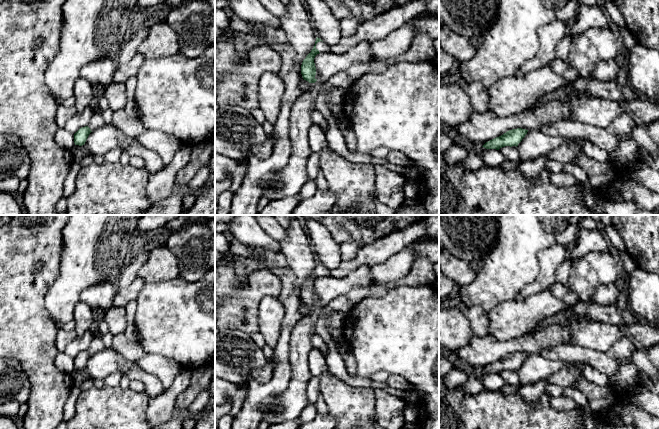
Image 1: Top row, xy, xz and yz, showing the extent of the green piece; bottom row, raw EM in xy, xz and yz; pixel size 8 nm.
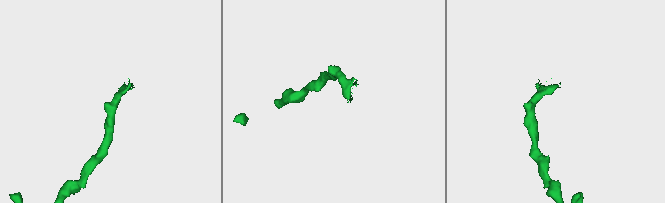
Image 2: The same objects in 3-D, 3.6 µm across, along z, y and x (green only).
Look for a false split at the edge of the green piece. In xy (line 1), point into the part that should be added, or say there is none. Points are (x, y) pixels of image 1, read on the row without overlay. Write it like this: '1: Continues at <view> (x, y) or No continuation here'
1: Continues at xy (97, 344)

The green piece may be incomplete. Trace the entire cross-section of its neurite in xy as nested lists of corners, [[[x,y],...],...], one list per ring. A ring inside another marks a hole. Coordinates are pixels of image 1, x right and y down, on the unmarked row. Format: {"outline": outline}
{"outline": [[[94,337],[91,341],[89,348],[85,351],[80,352],[75,358],[74,358],[74,367],[75,369],[82,370],[85,368],[89,358],[106,349],[105,344],[103,340],[99,337]]]}

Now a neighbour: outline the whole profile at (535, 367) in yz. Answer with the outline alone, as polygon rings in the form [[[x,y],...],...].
[[[530,354],[517,370],[520,384],[529,385],[547,379],[567,365],[573,365],[580,371],[583,370],[582,364],[562,360],[550,360],[541,354]]]

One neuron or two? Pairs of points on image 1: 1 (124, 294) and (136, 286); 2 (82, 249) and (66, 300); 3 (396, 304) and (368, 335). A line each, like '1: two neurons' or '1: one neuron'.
1: one neuron
2: one neuron
3: one neuron

